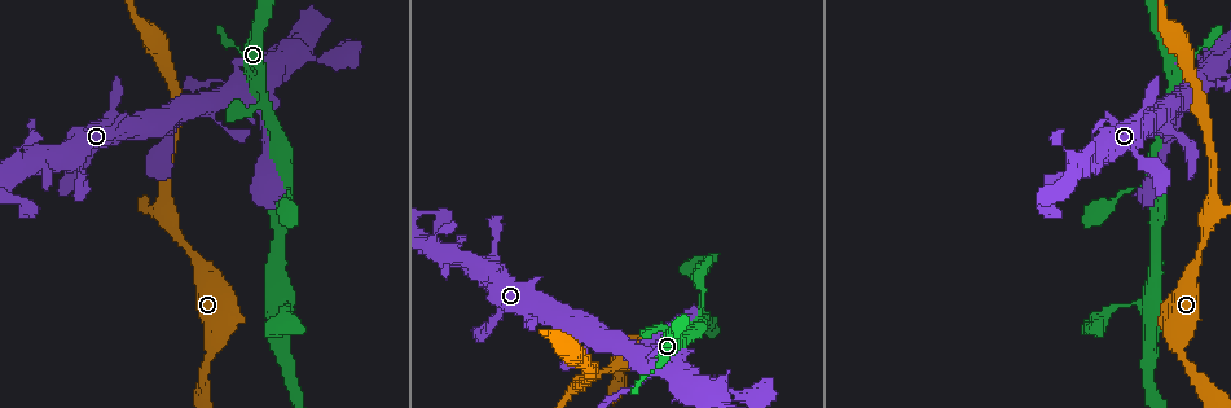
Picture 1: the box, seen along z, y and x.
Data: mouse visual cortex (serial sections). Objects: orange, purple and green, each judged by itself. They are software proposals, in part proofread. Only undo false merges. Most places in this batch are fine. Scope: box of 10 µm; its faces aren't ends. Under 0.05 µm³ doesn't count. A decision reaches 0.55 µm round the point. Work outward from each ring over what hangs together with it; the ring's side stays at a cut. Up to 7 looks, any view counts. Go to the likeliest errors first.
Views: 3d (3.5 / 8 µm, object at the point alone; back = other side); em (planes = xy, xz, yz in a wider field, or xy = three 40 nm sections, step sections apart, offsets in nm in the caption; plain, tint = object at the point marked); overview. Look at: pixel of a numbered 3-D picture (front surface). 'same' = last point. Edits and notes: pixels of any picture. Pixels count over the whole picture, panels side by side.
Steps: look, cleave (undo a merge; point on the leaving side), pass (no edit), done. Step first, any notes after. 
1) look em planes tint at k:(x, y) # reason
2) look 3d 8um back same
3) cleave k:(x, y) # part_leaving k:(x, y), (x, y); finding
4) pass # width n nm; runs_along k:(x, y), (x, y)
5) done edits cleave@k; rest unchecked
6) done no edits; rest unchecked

look 3d 3.5um at 1:(249, 95) # sudden change in width

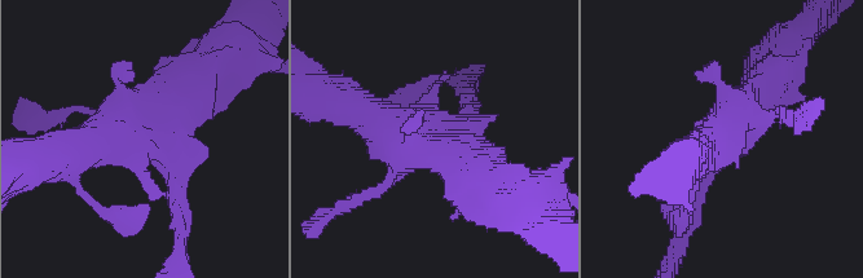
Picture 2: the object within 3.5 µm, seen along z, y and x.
look em xy step 1 tint at 2:(437, 136)

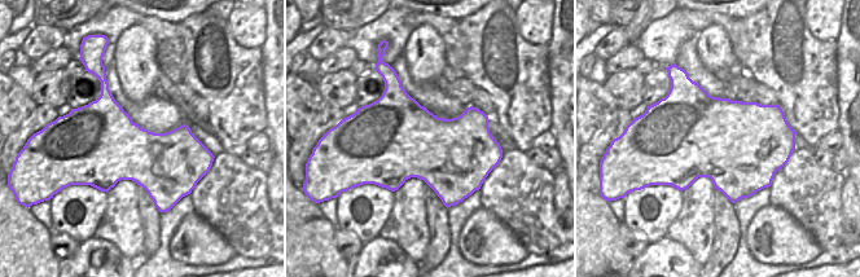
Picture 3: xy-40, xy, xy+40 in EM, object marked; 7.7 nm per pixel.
pass # runs_along 2:(66, 157), (149, 120), (197, 76); one cell here

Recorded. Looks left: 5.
look 3d 3.5um at 1:(1211, 212) # side arm on a straight run

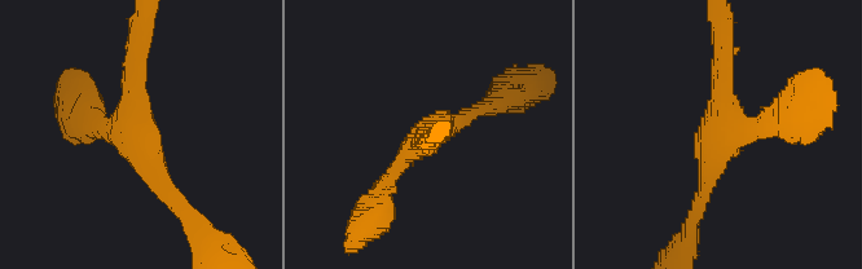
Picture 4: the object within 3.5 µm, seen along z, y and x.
look em xy step 1 tint at 4:(139, 132) # arms 3; arm_widths 200, 200, 250 nm

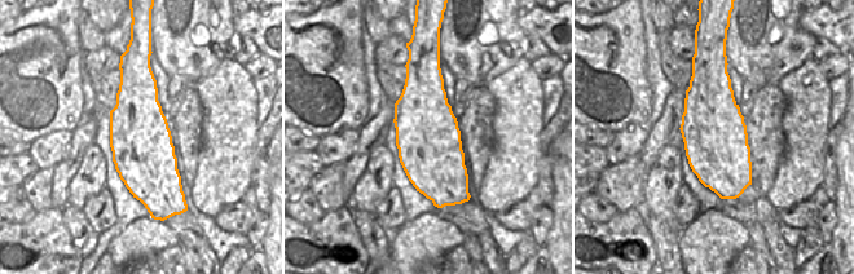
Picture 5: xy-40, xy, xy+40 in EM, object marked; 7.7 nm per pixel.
look em xy step 3 tint same

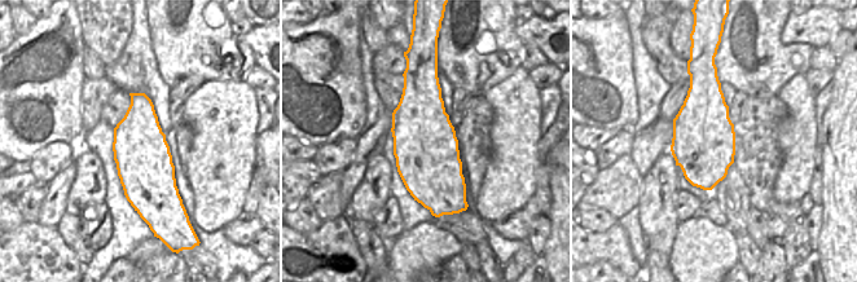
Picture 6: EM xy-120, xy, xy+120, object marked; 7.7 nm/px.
pass # runs_along 4:(175, 203), (132, 120), (136, 44); continuous, no second cell

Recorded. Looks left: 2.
done no edits; rest unchecked

